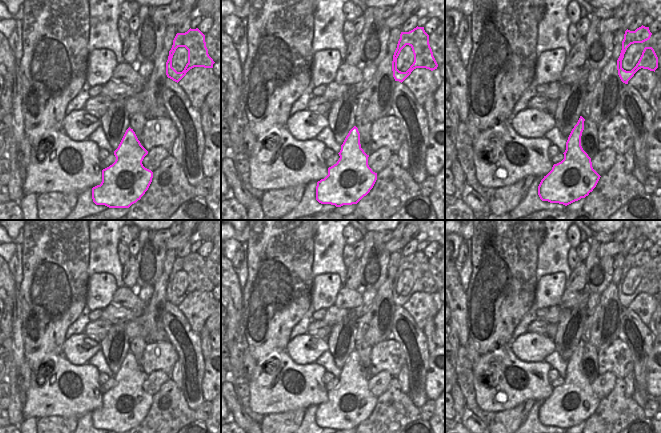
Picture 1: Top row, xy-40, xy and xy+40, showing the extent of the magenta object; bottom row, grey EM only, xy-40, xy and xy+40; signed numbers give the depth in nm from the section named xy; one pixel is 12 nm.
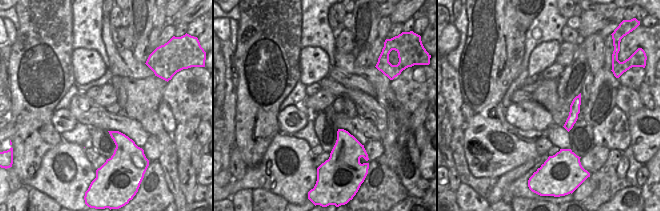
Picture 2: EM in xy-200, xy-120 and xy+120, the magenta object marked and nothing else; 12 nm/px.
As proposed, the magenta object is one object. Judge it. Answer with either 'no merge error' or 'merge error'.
no merge error

